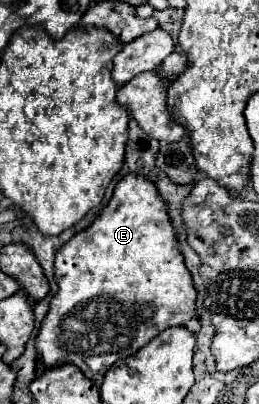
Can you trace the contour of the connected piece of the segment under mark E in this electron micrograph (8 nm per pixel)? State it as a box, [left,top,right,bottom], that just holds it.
[35,174,197,380]

